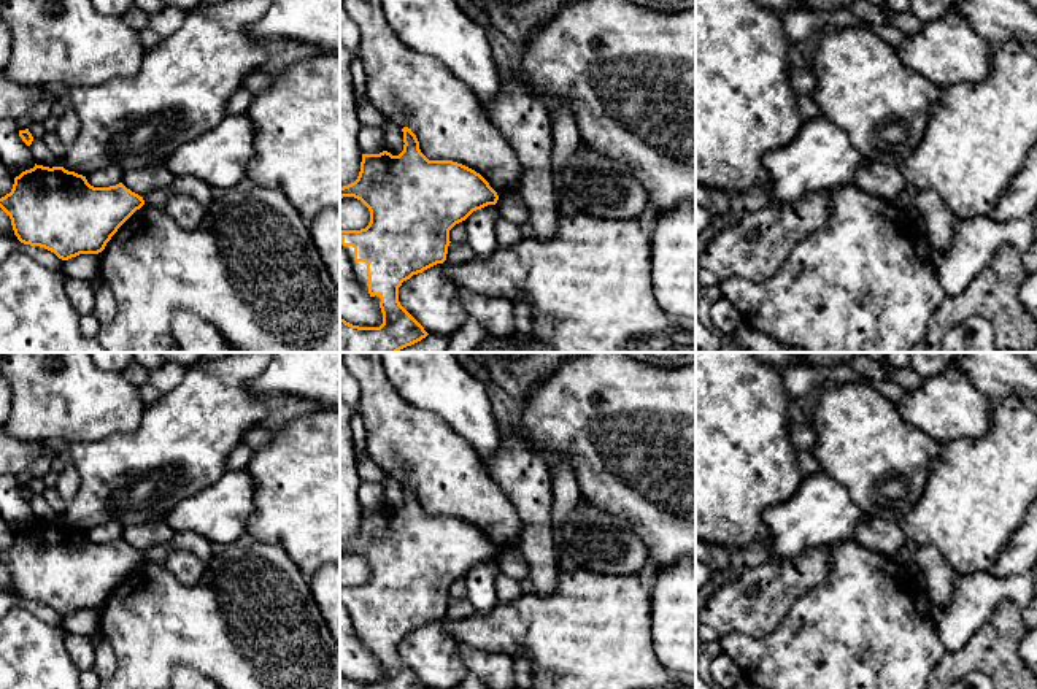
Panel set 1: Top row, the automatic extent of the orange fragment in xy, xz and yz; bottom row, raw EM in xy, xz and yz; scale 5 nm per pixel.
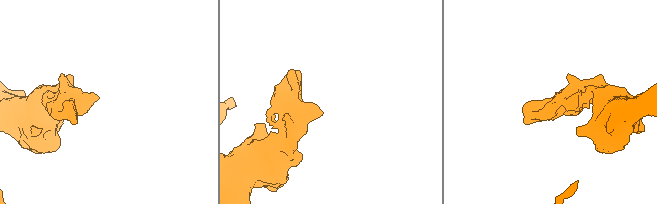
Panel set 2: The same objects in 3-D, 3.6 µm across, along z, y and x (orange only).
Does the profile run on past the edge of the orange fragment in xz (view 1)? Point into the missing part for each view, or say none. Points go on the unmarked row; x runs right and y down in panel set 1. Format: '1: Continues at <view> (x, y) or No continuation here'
1: Continues at xz (359, 624)

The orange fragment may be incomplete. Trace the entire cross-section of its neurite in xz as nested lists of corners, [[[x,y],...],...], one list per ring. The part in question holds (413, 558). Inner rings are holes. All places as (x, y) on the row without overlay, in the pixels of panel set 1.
[[[403,483],[402,487],[405,500],[399,511],[387,506],[362,510],[357,535],[340,543],[340,556],[354,552],[370,567],[365,584],[340,586],[340,603],[353,621],[356,637],[383,668],[380,683],[359,683],[340,673],[340,689],[427,689],[399,657],[399,643],[413,630],[443,619],[451,599],[449,586],[499,556],[480,529],[453,516],[429,516],[411,484]]]

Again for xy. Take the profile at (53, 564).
[[[37,519],[16,532],[11,548],[0,554],[0,564],[10,572],[17,595],[44,603],[62,616],[102,608],[118,584],[143,560],[143,552],[122,538],[94,543],[83,530]]]

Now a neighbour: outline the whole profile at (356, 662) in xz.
[[[340,603],[340,673],[359,683],[380,683],[380,659],[356,637],[353,621]]]

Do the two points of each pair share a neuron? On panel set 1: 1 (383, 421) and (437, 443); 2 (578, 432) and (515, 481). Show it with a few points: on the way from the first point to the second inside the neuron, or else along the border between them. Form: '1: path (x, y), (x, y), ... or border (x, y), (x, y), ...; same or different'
1: path (396, 432), (408, 443), (424, 443); same
2: border (521, 429), (547, 456); different

